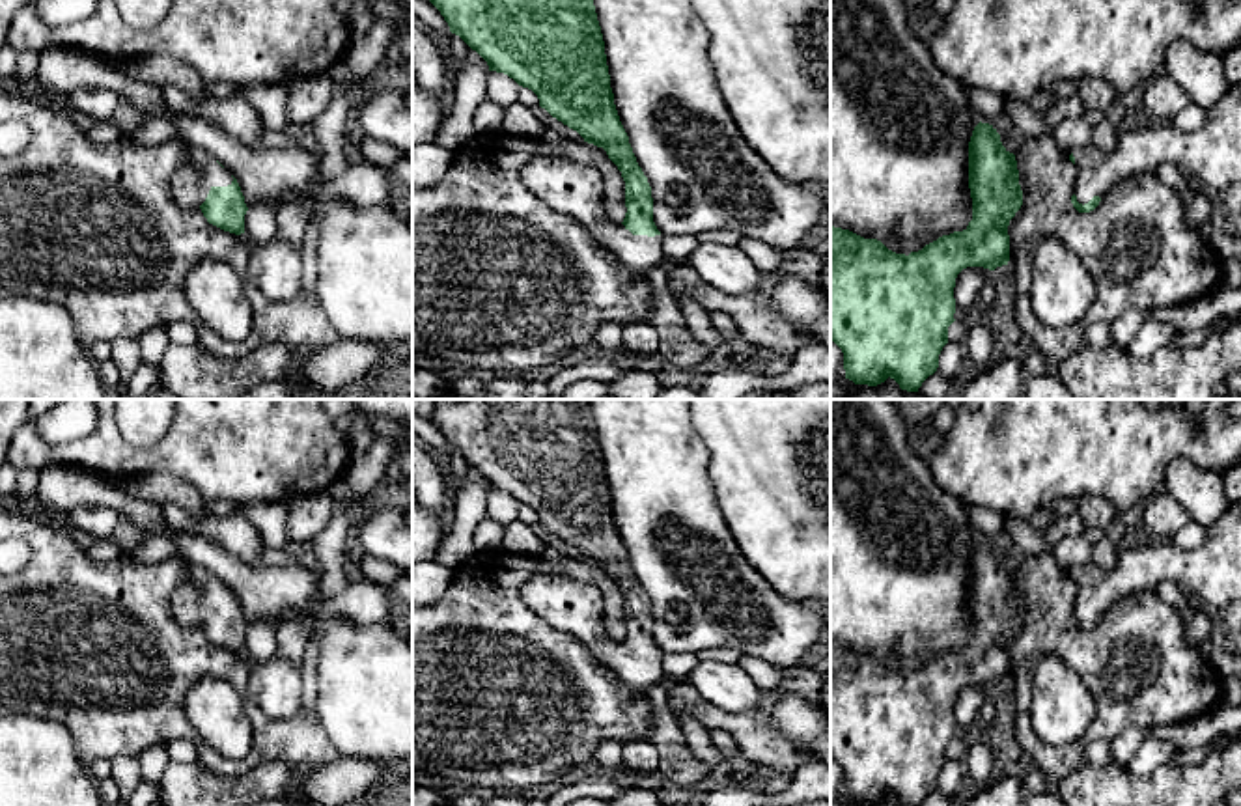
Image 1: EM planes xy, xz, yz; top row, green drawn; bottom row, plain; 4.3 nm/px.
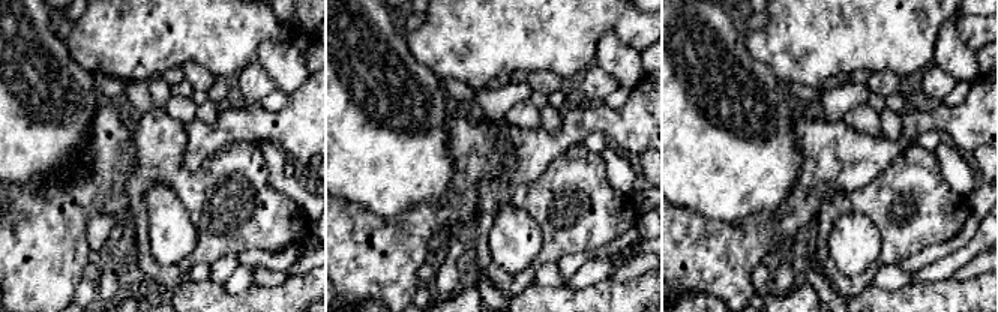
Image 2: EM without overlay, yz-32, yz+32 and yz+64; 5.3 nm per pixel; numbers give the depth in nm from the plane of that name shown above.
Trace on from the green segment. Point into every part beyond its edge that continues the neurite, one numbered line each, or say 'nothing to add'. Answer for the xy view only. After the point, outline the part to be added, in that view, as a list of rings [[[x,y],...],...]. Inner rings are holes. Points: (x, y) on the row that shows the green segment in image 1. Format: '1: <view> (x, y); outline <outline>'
1: xy (189, 185); outline [[[188,146],[185,162],[170,177],[170,196],[183,209],[200,207],[213,187],[231,181],[231,174],[209,153]]]

